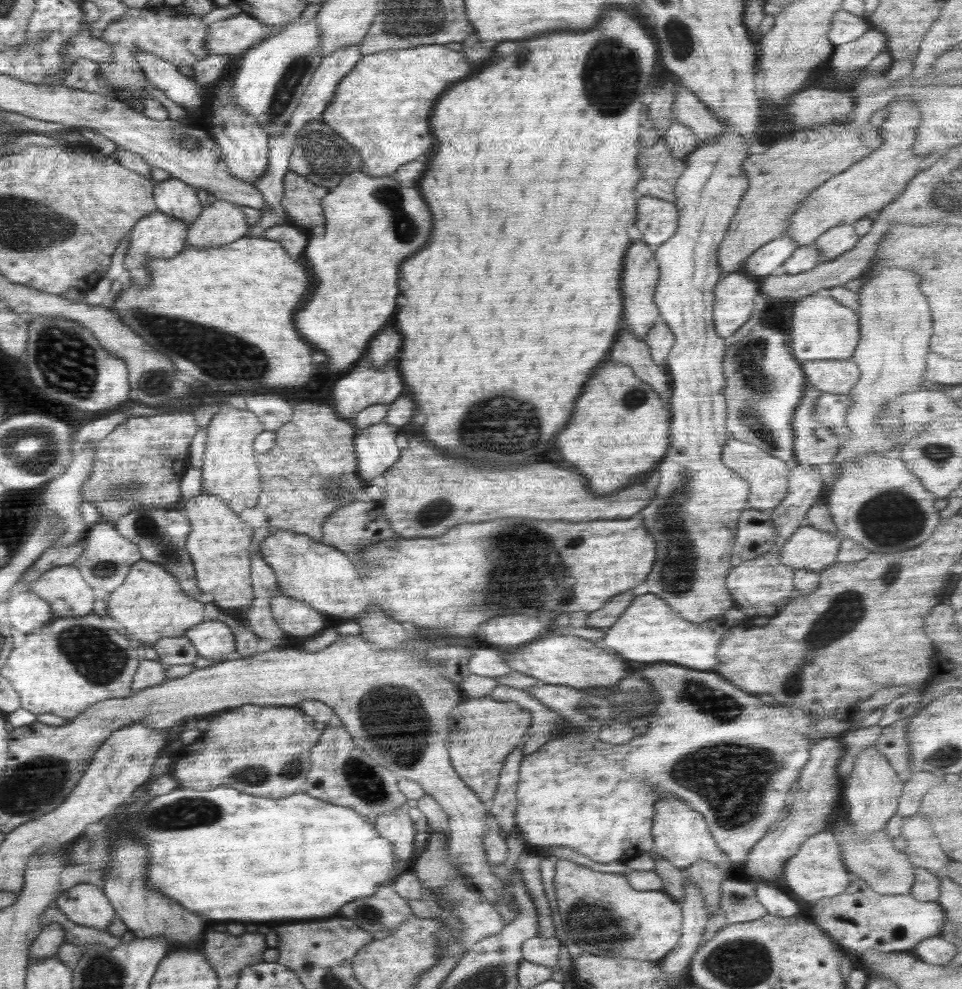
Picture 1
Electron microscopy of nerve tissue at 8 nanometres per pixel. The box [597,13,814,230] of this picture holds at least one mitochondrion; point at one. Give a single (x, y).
(680, 43)

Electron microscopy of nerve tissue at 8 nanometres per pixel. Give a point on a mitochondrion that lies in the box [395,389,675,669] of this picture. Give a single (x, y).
(524, 565)

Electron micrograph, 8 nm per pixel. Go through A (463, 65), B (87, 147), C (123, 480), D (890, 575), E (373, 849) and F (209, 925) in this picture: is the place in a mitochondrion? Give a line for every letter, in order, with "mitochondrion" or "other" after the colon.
A: other
B: other
C: mitochondrion
D: mitochondrion
E: other
F: other

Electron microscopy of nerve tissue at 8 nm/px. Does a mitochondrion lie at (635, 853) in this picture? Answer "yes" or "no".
no

